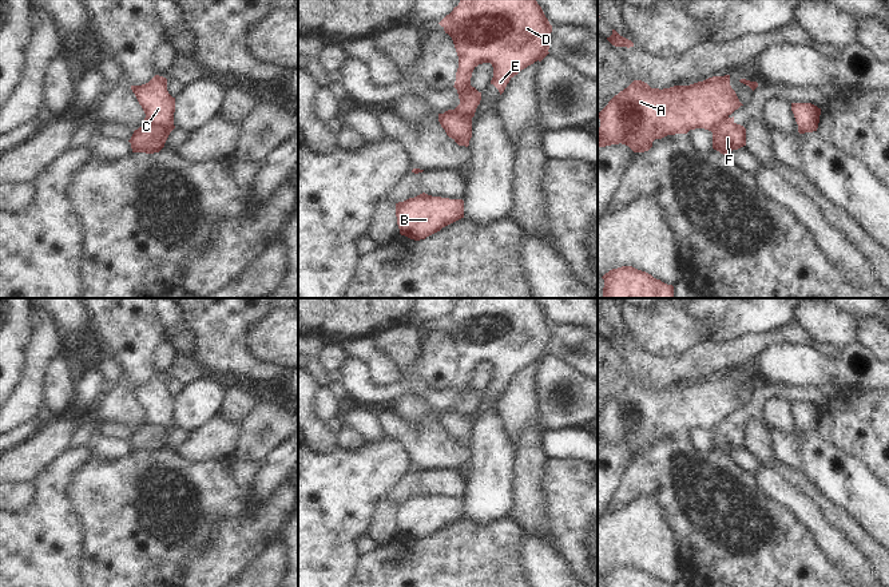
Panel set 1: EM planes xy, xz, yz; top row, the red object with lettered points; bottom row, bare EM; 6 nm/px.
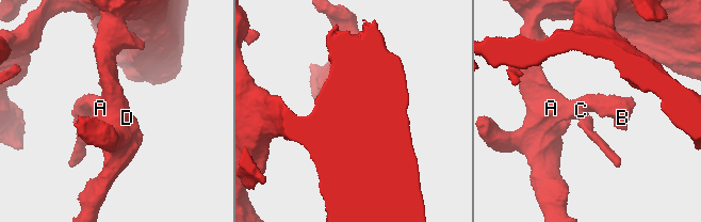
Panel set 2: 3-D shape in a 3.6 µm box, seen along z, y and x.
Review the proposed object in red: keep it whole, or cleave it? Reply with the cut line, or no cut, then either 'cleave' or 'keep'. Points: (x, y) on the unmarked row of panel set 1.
xz (444, 412), (456, 412), (471, 419) | cleave

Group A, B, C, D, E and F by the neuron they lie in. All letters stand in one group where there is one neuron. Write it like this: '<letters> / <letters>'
A B C D E / F

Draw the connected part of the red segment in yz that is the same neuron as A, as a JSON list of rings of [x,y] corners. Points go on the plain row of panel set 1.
[[[730,374],[713,376],[690,385],[674,385],[663,389],[651,388],[642,380],[634,380],[599,412],[598,447],[622,443],[634,452],[644,452],[652,447],[655,439],[667,435],[687,433],[695,428],[713,431],[741,405],[743,404],[730,385]]]

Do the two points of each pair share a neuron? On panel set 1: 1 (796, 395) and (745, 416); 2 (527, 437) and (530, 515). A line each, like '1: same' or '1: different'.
1: same
2: same

